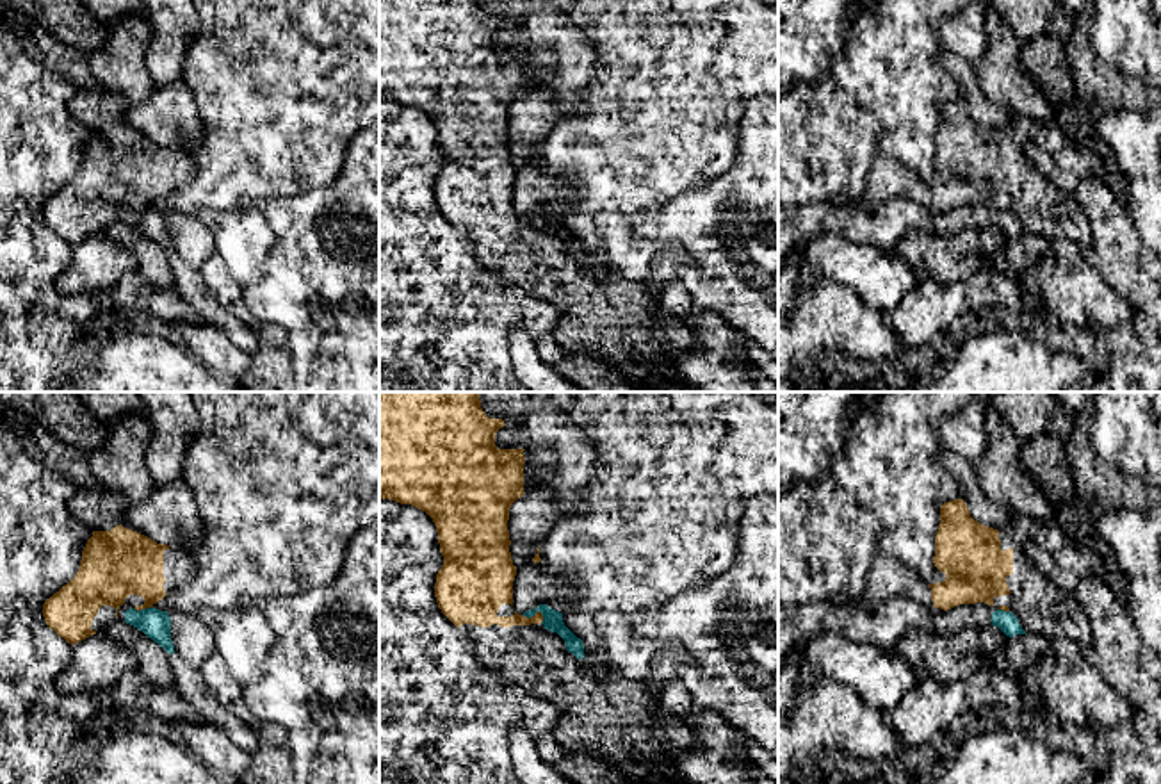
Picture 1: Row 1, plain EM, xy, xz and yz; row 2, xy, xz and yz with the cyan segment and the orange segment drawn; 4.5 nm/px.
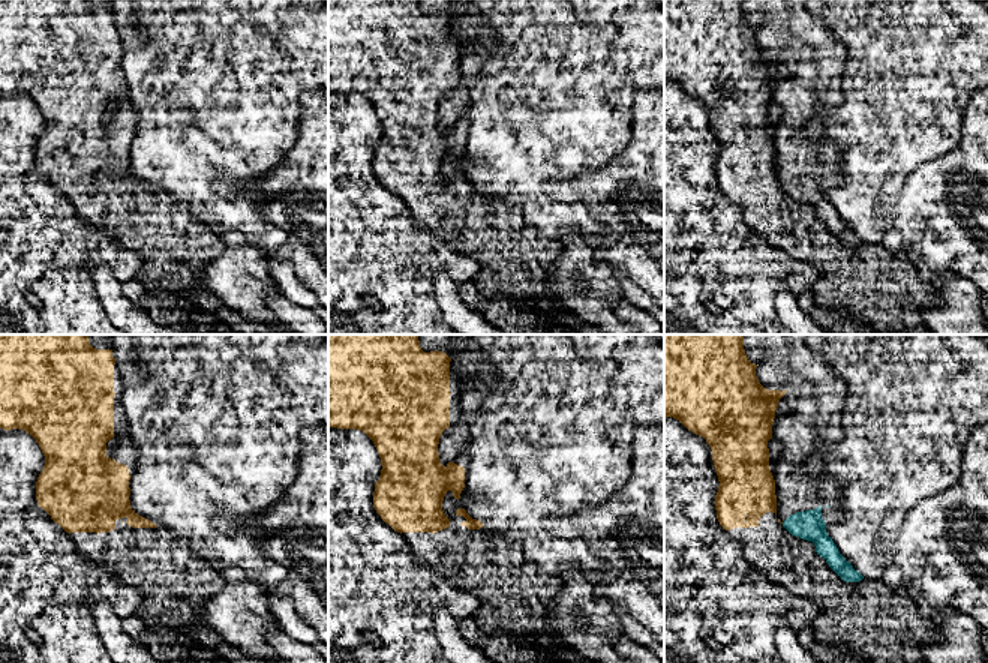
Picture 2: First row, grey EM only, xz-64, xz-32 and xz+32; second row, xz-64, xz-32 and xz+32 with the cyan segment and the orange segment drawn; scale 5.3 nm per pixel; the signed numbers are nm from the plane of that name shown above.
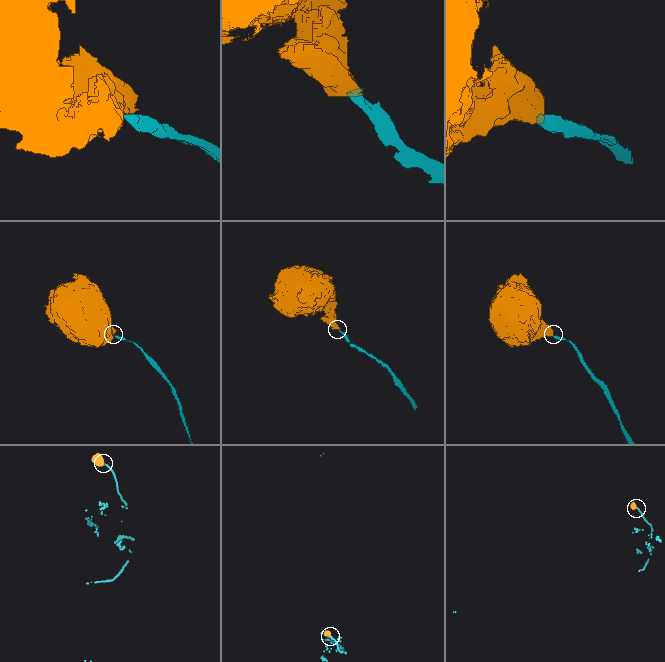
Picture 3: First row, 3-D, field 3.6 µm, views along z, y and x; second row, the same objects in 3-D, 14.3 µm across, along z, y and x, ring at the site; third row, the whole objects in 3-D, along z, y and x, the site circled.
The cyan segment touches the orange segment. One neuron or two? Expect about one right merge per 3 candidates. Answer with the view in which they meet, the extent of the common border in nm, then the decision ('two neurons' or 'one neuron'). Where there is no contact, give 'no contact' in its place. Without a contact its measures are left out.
meets cyan in xz; contact 110 nm long; two neurons

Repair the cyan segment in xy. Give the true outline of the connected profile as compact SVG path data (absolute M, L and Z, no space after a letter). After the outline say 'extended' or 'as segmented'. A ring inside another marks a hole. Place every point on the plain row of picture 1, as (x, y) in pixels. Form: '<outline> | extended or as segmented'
M123 205L118 210L118 219L142 232L166 253L178 255L192 269L199 269L215 253L210 230L194 217L155 208L137 212Z | extended

